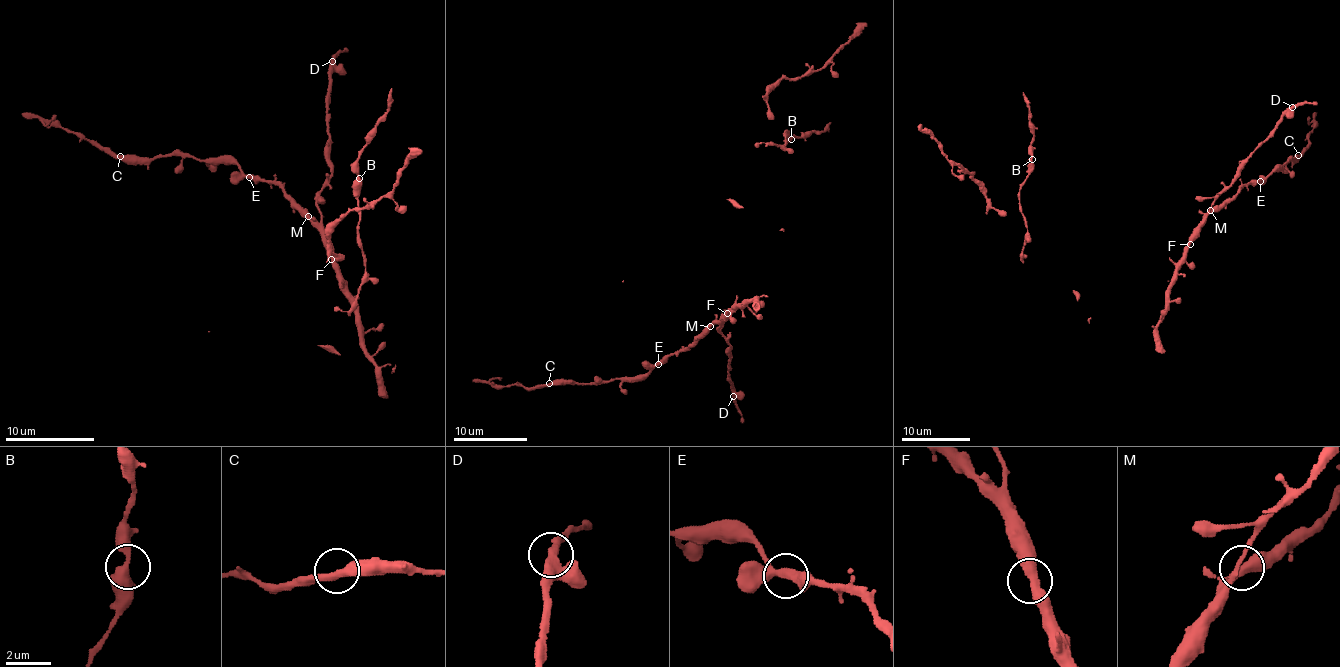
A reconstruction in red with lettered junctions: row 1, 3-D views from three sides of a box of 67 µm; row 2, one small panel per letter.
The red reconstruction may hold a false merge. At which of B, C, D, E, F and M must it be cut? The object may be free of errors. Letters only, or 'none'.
none

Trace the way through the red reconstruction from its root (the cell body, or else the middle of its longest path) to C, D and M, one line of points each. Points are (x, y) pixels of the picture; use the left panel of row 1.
C: (378, 365), (366, 350), (359, 307), (333, 251), (281, 188), (245, 177), (234, 163), (120, 156)
D: (378, 365), (366, 350), (359, 307), (341, 276), (317, 209), (319, 192), (330, 174), (326, 110), (332, 61)
M: (378, 365), (366, 350), (359, 307), (341, 276), (331, 246), (308, 216)

